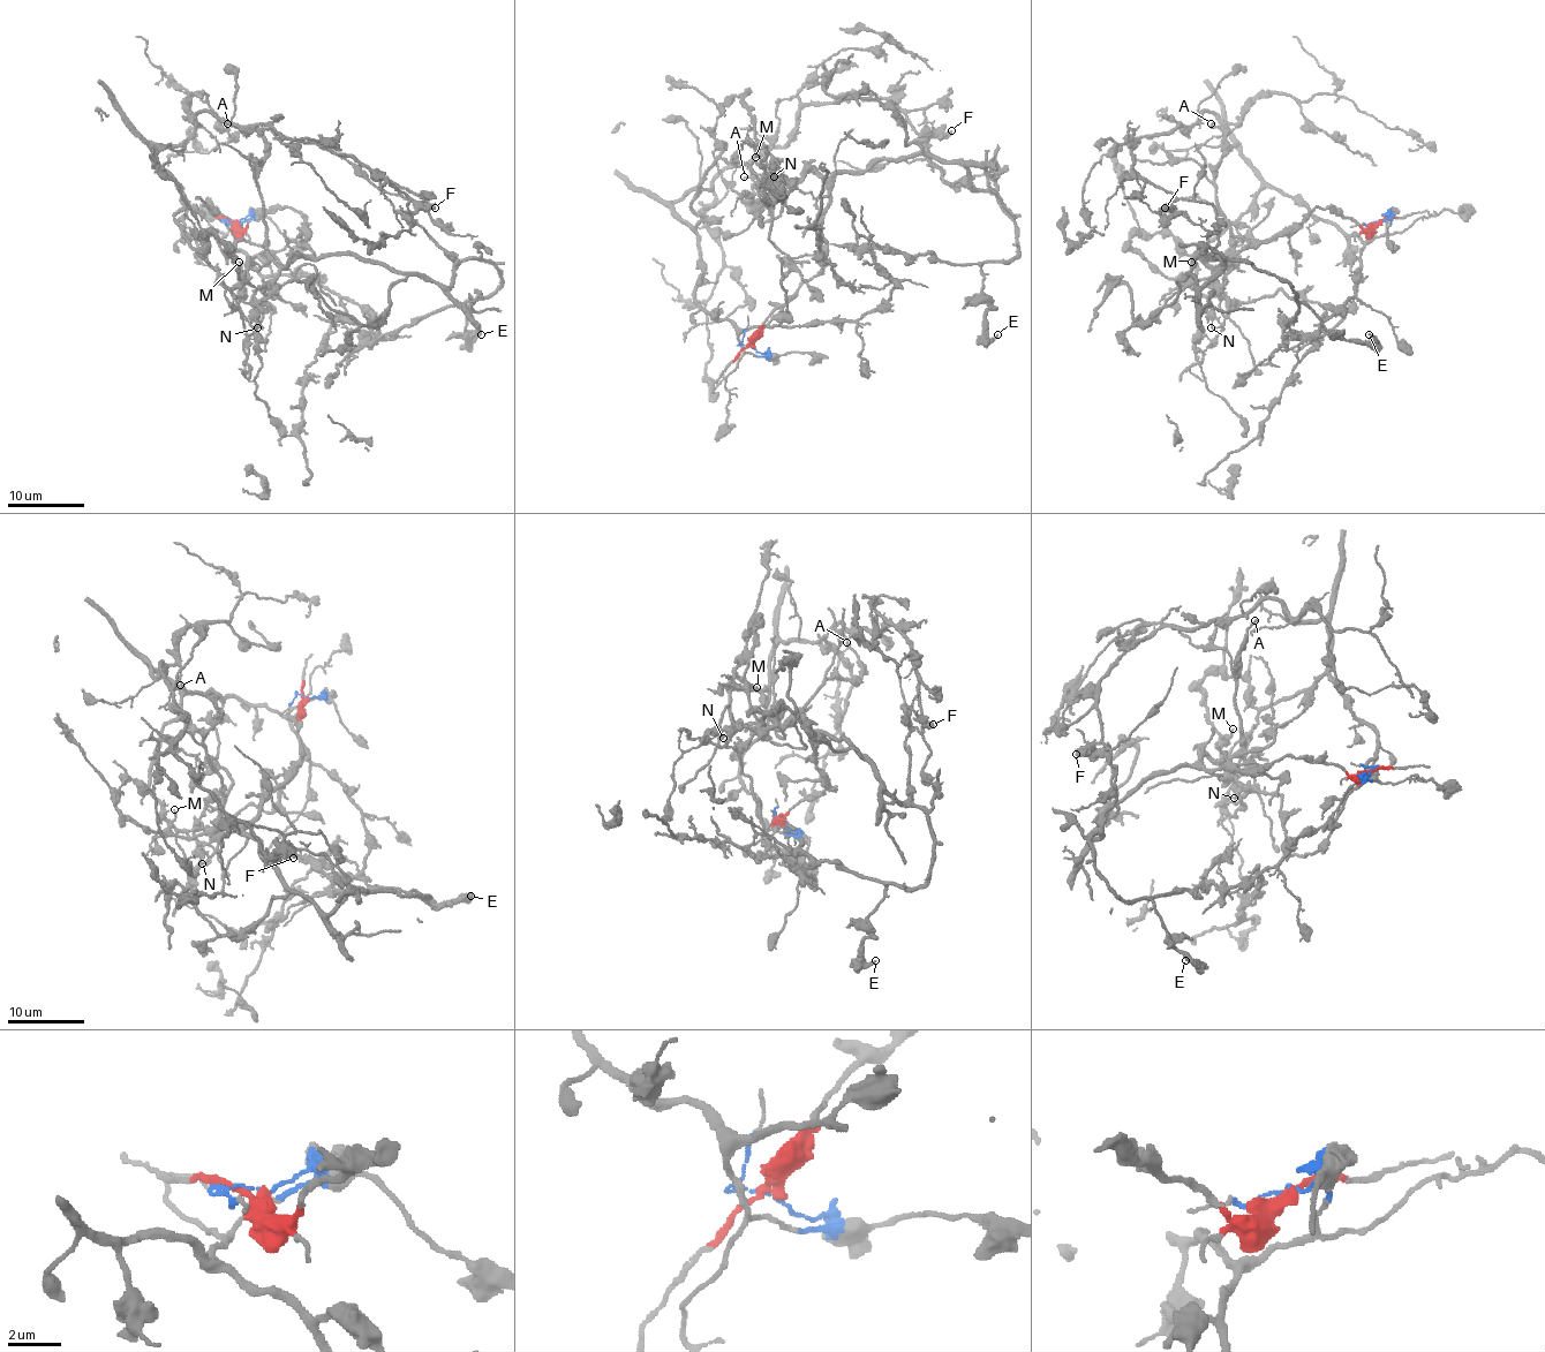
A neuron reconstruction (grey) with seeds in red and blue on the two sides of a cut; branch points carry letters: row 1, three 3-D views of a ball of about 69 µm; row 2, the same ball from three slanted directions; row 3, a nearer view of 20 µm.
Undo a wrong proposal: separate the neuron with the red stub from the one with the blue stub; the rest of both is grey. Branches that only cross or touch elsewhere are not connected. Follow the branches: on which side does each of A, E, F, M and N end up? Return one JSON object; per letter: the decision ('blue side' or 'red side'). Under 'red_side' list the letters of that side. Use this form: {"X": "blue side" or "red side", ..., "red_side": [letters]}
{"A": "red side", "E": "red side", "F": "blue side", "M": "red side", "N": "blue side", "red_side": ["A", "E", "M"]}

